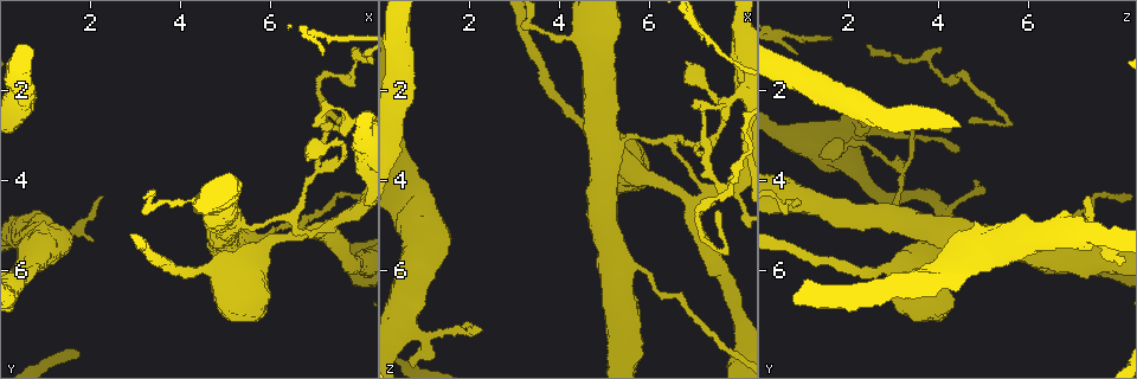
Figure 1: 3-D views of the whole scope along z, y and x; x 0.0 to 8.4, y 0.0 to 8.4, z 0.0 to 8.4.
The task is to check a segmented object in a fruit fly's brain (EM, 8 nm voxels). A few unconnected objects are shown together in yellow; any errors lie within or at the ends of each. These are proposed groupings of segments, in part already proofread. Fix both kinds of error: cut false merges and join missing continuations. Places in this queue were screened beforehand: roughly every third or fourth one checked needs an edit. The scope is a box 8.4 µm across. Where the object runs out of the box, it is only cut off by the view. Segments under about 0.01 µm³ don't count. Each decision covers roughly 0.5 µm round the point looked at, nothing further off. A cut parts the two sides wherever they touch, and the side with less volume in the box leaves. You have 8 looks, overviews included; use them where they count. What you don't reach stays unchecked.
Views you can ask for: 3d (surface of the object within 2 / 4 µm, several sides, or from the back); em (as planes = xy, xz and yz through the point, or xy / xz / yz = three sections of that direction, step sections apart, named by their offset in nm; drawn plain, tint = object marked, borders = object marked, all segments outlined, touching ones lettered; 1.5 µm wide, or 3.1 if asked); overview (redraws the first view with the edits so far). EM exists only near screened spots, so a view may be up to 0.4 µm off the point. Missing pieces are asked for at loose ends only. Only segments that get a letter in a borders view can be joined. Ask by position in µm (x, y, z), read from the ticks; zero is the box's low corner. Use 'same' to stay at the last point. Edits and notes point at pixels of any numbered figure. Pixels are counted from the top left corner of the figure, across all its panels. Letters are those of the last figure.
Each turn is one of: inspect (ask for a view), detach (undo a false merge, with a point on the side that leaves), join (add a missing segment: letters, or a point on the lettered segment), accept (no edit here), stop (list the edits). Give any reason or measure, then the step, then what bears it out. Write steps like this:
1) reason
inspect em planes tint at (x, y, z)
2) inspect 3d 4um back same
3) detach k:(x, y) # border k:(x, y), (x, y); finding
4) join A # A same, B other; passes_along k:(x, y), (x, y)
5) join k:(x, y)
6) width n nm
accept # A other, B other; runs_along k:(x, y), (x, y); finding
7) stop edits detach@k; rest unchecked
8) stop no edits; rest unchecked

inspect em planes plain at (7.15, 1.15, 0.85)

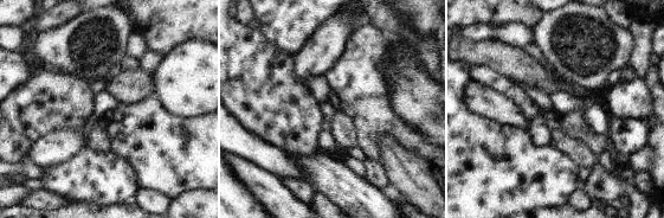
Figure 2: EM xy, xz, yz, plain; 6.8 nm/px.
inspect em planes borders same

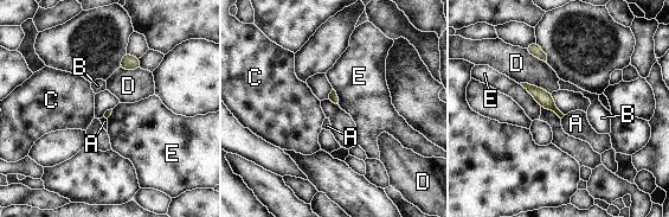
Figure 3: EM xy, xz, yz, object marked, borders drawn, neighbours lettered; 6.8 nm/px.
longest_contact D 240 nm
accept # A other, B other, C other, D other, E other; none of them fits

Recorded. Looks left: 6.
touches itself
inspect em xy step 8 tint at (7.00, 3.80, 3.25)

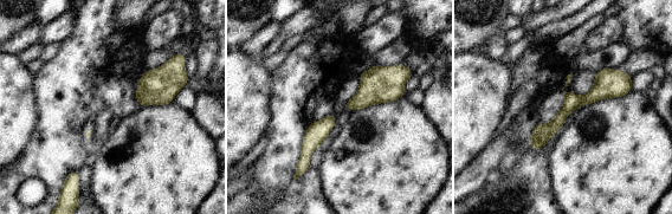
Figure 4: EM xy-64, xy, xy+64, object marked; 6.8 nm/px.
another direction
inspect em planes borders same

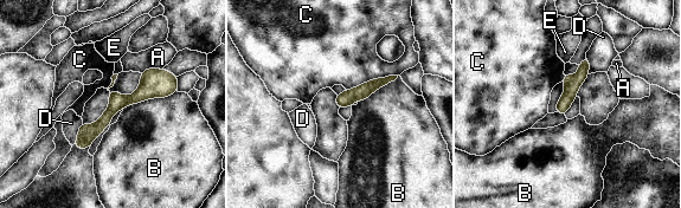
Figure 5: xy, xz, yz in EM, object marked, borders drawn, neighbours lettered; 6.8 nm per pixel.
width 110 nm
accept # A other, B other, C other, D other, E other; continuous, no second cell

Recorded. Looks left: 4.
abrupt turn
inspect 3d 2um at (7.10, 1.75, 4.60)

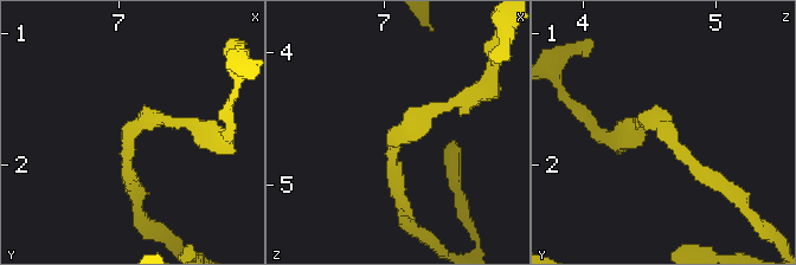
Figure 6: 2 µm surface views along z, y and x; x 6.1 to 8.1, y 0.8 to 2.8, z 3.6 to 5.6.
inspect em planes borders at (7.06, 1.80, 4.64)

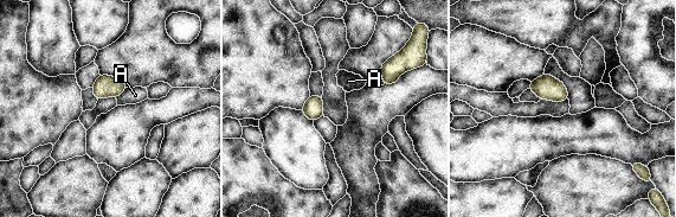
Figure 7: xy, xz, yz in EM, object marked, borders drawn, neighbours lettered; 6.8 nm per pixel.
accept # A other; continuous, no second cell

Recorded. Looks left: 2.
stop no edits; rest unchecked

